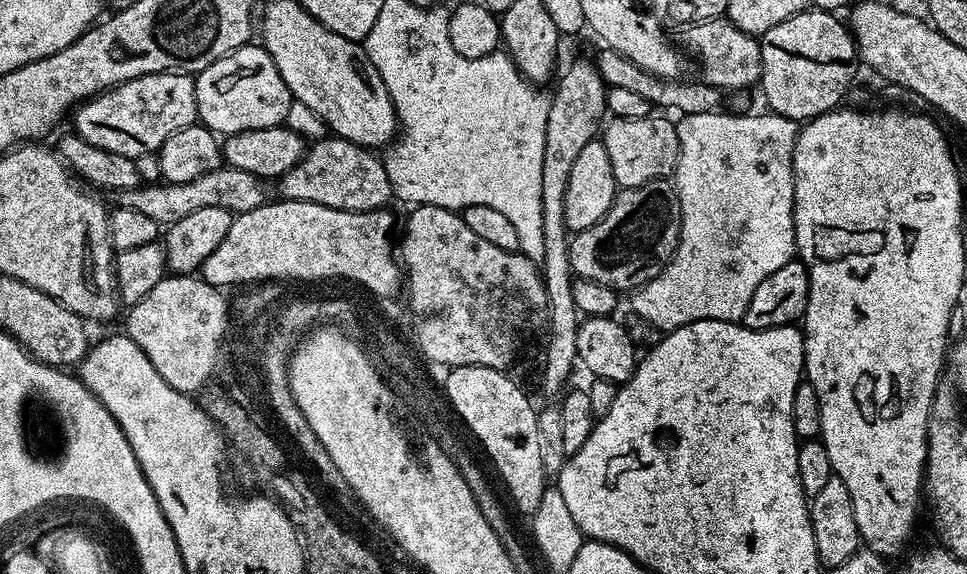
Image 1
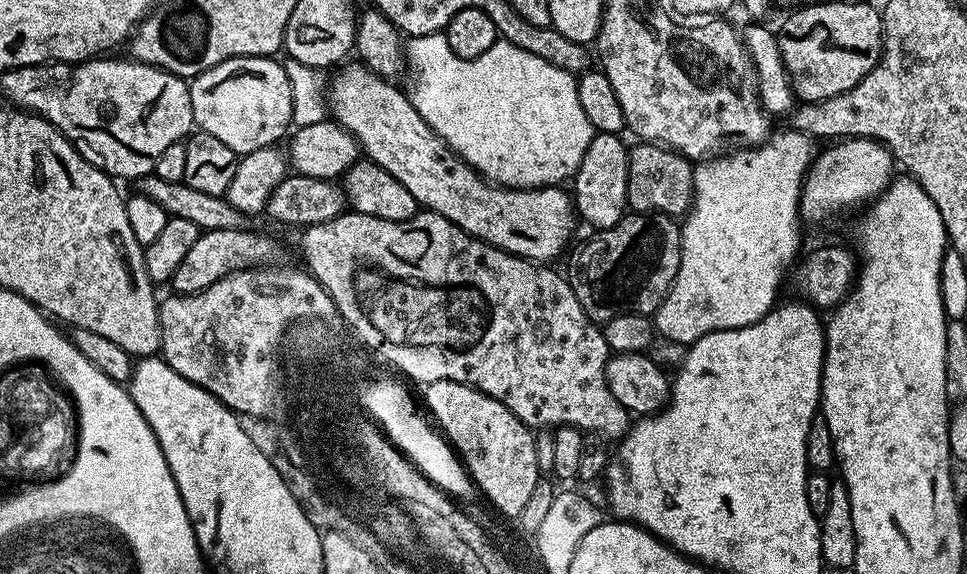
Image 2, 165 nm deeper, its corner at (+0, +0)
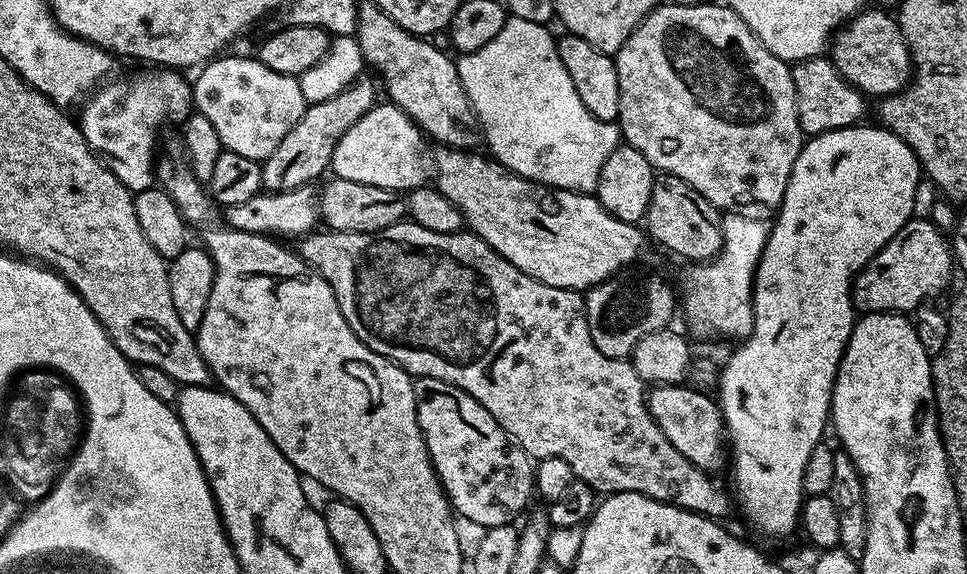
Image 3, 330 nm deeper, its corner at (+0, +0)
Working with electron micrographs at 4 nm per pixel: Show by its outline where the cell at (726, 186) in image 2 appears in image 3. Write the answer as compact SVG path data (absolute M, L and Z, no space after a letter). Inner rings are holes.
M728 214L723 217L724 244L719 254L707 262L691 265L684 280L682 292L682 316L700 336L711 332L729 332L732 336L747 338L754 323L754 281L760 255L768 241L769 225L752 216Z

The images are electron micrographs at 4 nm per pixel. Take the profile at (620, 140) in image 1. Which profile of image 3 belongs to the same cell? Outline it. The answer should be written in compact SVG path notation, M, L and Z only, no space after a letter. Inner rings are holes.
M660 174L653 179L650 206L646 217L646 232L664 248L687 262L707 262L720 252L724 244L724 225L718 209L702 198L694 186L682 182L682 178Z

